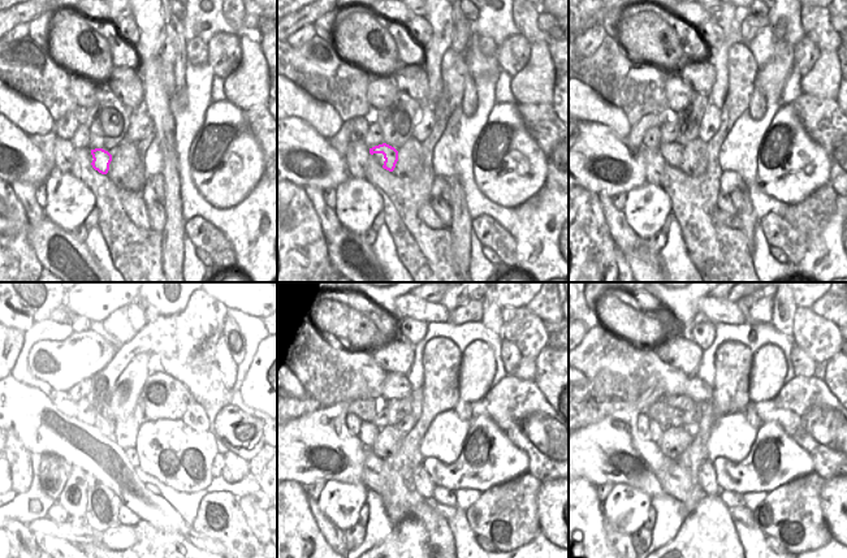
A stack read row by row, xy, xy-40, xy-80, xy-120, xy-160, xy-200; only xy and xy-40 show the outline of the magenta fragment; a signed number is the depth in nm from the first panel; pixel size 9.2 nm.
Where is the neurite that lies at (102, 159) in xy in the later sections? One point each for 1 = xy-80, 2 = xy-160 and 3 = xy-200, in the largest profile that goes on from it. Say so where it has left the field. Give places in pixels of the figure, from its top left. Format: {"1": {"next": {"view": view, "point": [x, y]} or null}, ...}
{"1": {"next": {"view": "xy-80", "point": [675, 148]}}, "2": {"next": {"view": "xy-160", "point": [367, 431]}}, "3": {"next": {"view": "xy-200", "point": [656, 431]}}}

